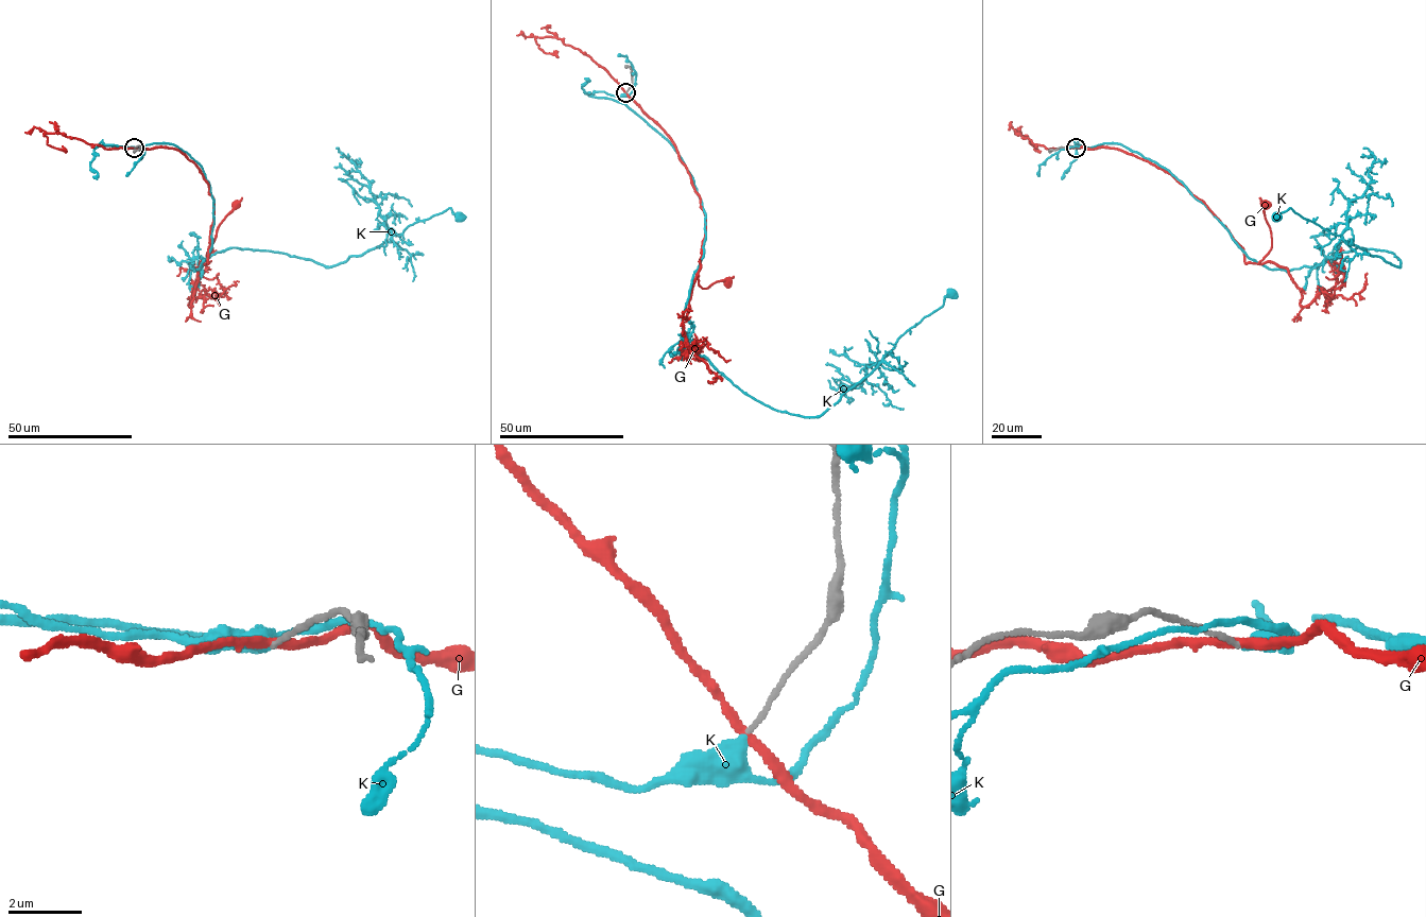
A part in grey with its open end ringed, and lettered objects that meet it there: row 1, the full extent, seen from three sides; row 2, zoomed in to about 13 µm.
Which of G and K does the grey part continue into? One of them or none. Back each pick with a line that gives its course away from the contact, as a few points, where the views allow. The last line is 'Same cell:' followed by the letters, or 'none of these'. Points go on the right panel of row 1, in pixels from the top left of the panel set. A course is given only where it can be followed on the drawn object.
K: Its course: (1077, 148), (1120, 143), (1165, 168), (1269, 269), (1357, 247), (1401, 264), (1290, 208), (1276, 218)
Same cell: K

